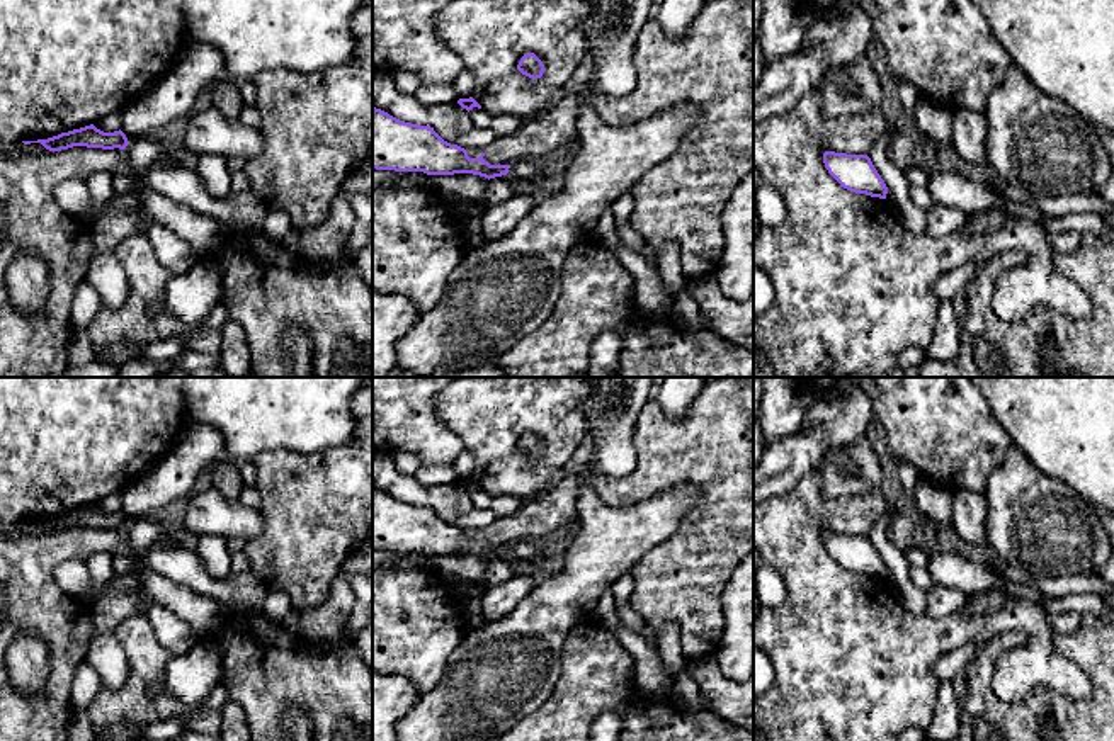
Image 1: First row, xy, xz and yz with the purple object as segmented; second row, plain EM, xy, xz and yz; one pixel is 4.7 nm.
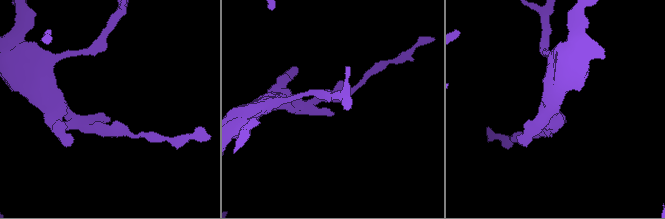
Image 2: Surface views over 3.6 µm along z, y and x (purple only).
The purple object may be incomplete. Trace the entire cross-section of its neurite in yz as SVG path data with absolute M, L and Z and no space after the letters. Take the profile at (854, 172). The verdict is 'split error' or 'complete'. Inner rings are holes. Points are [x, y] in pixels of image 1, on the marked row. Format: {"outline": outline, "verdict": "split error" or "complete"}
{"outline": "M825 151L823 163L844 189L886 199L888 187L867 155Z", "verdict": "complete"}

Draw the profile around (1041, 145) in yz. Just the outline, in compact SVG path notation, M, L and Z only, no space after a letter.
M1015 65L985 104L986 165L1031 195L1095 194L1111 177L1094 126L1032 85Z

